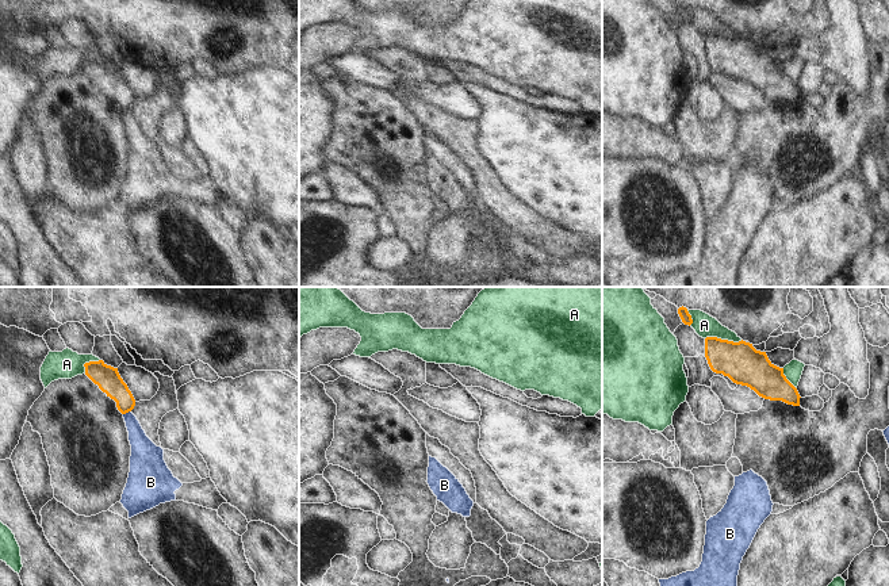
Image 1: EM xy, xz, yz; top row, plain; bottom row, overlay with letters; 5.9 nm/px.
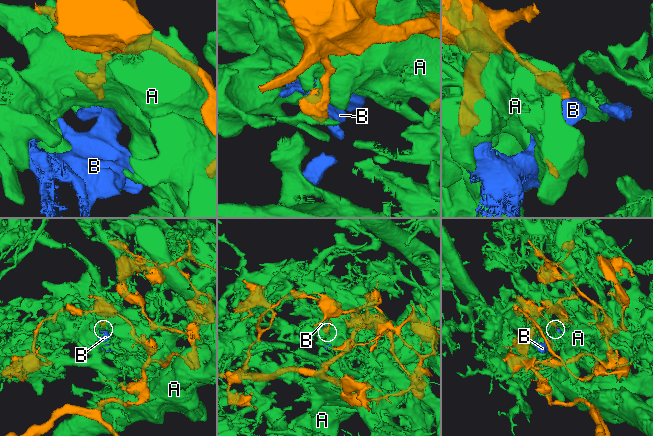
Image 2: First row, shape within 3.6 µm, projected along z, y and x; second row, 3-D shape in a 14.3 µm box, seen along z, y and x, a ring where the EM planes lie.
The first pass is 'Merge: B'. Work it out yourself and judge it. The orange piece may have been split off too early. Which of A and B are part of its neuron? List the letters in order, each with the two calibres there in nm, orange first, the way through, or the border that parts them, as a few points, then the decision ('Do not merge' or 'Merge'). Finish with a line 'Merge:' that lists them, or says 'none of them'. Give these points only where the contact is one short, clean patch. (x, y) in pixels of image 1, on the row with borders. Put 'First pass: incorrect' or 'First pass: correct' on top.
First pass: incorrect
A: Thickness 240 nm (orange) against 130 nm. Do not merge
B: Thickness 150 nm (orange) against 150 nm. Boundary: xy (130, 410), (123, 414). Do not merge
Merge: none of them.

